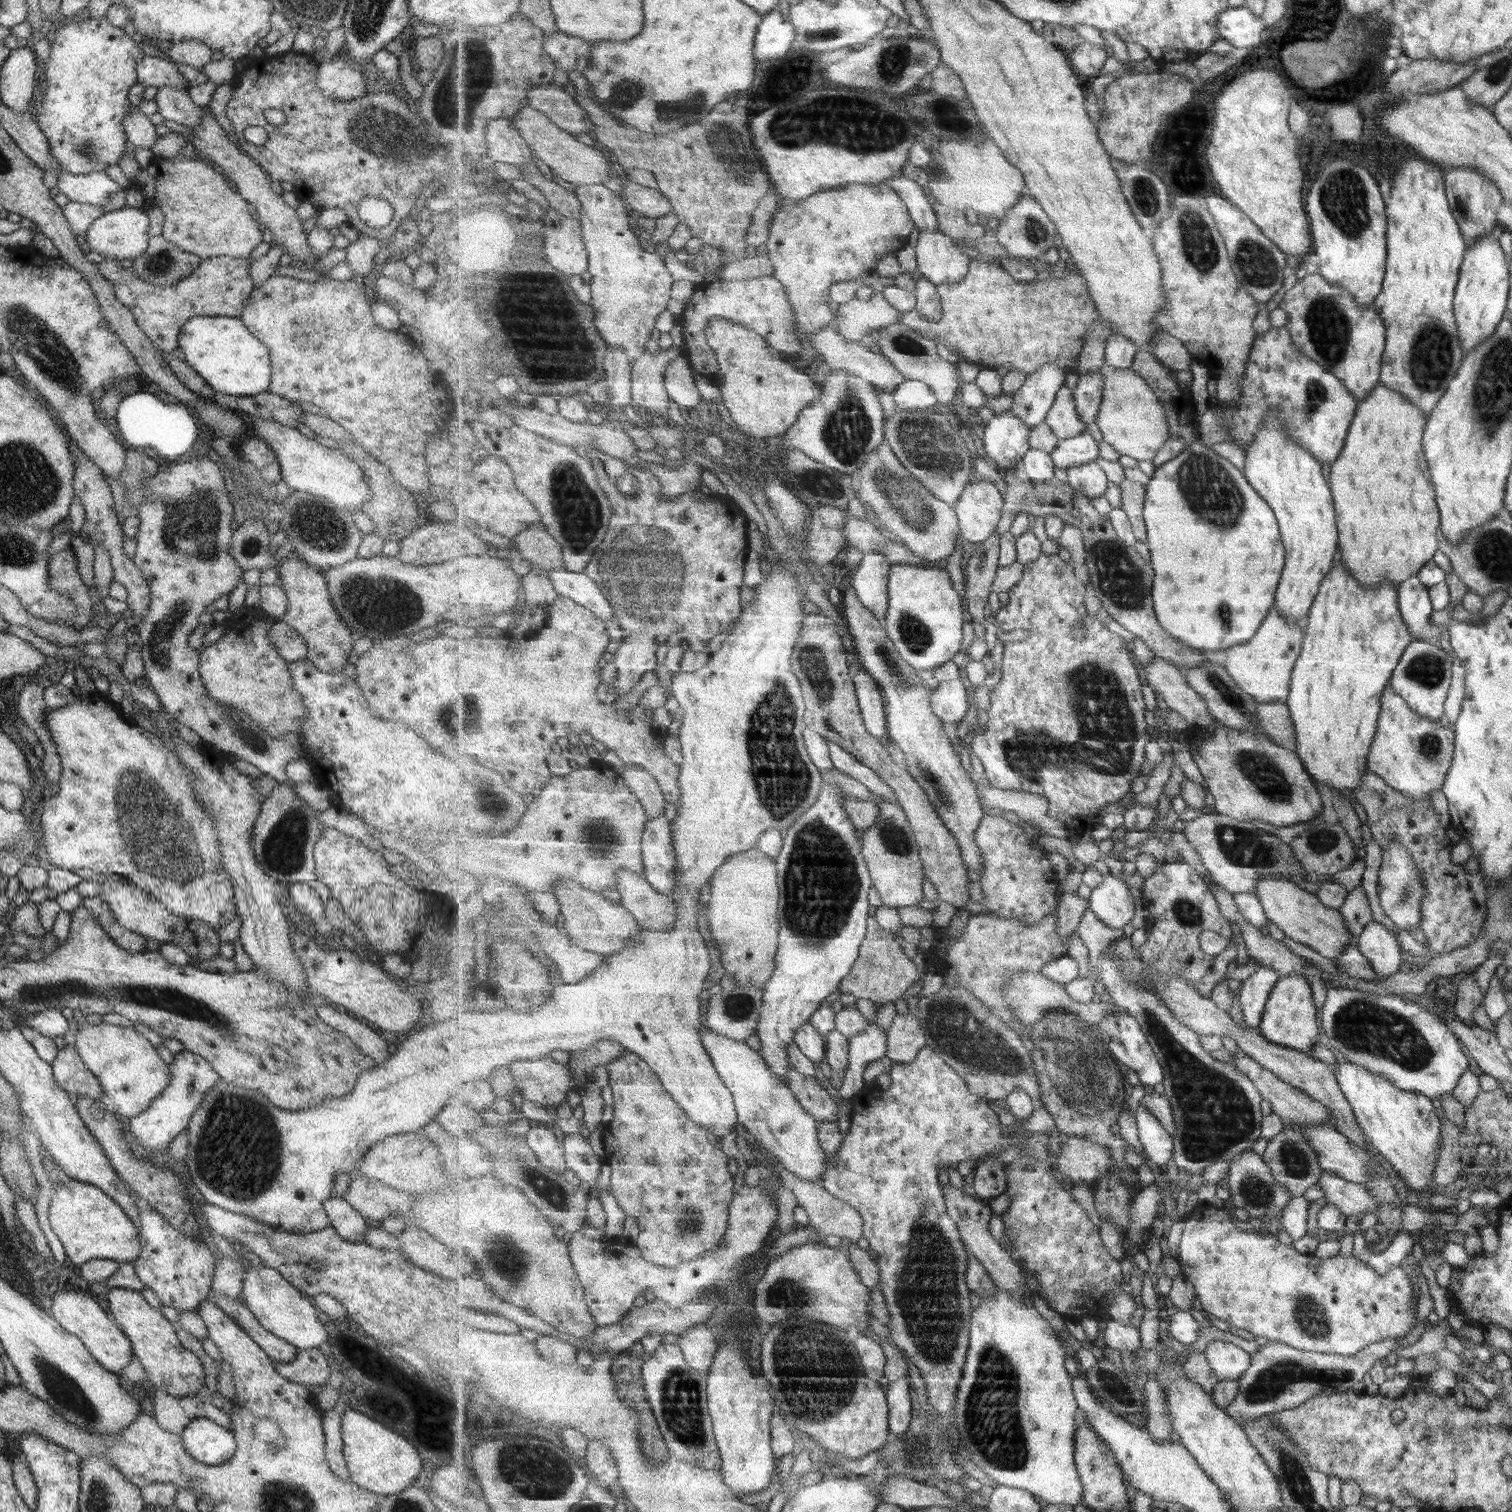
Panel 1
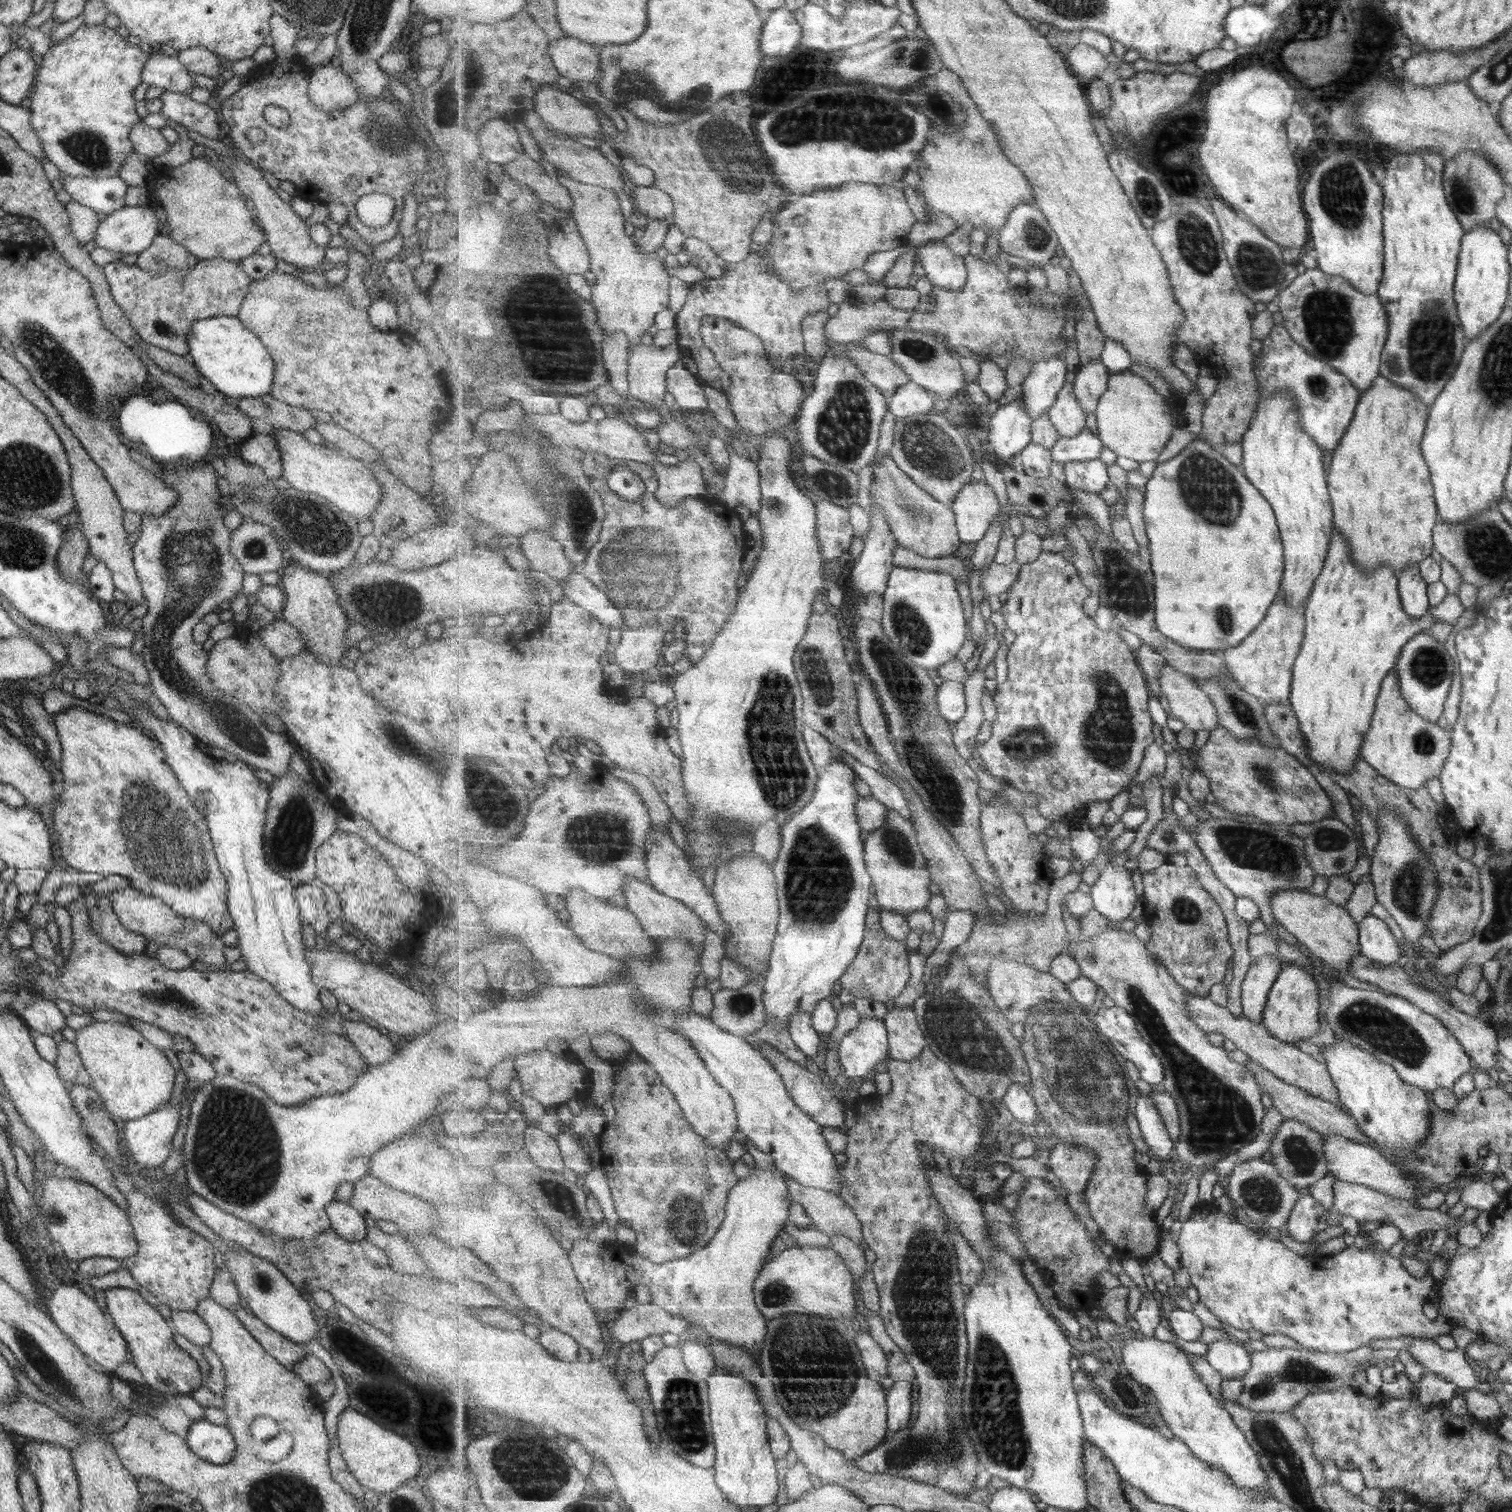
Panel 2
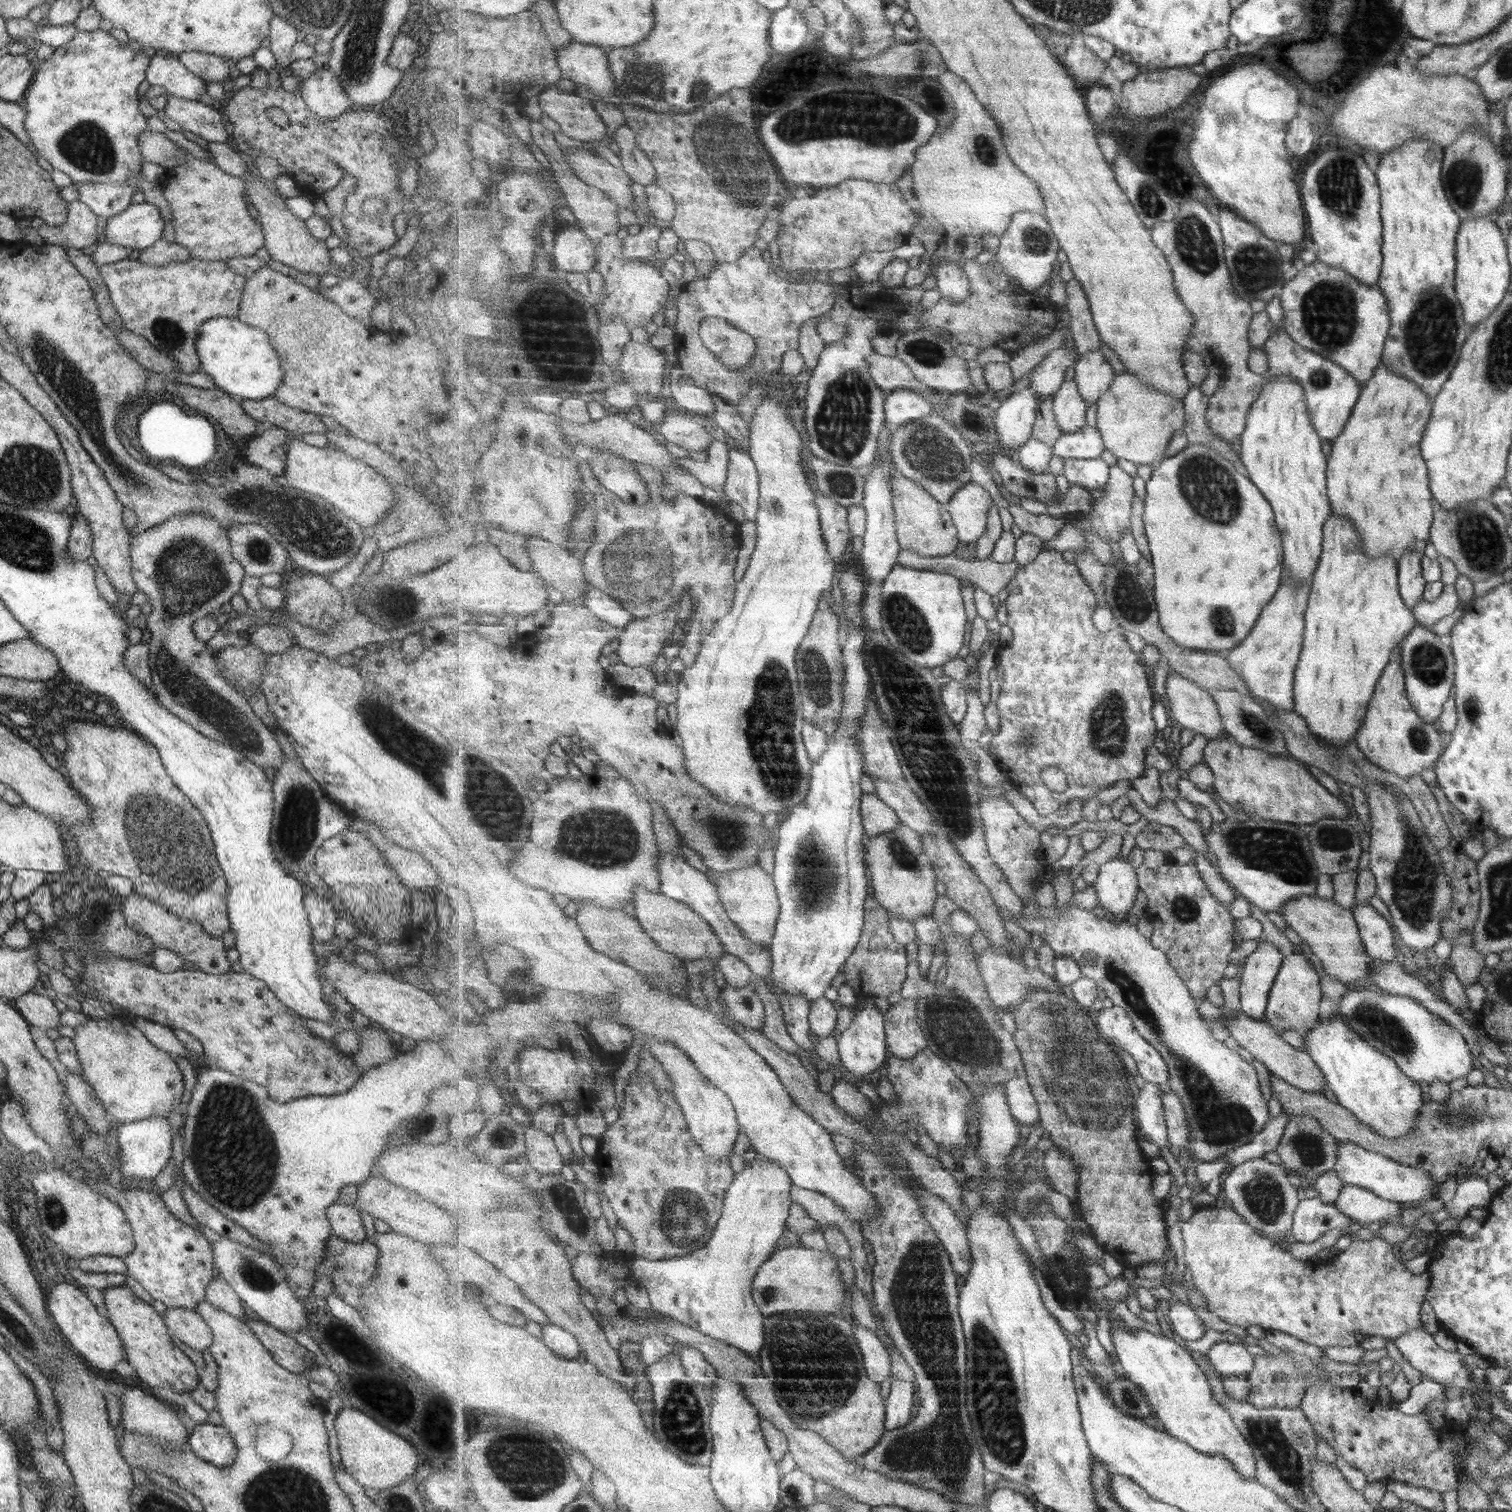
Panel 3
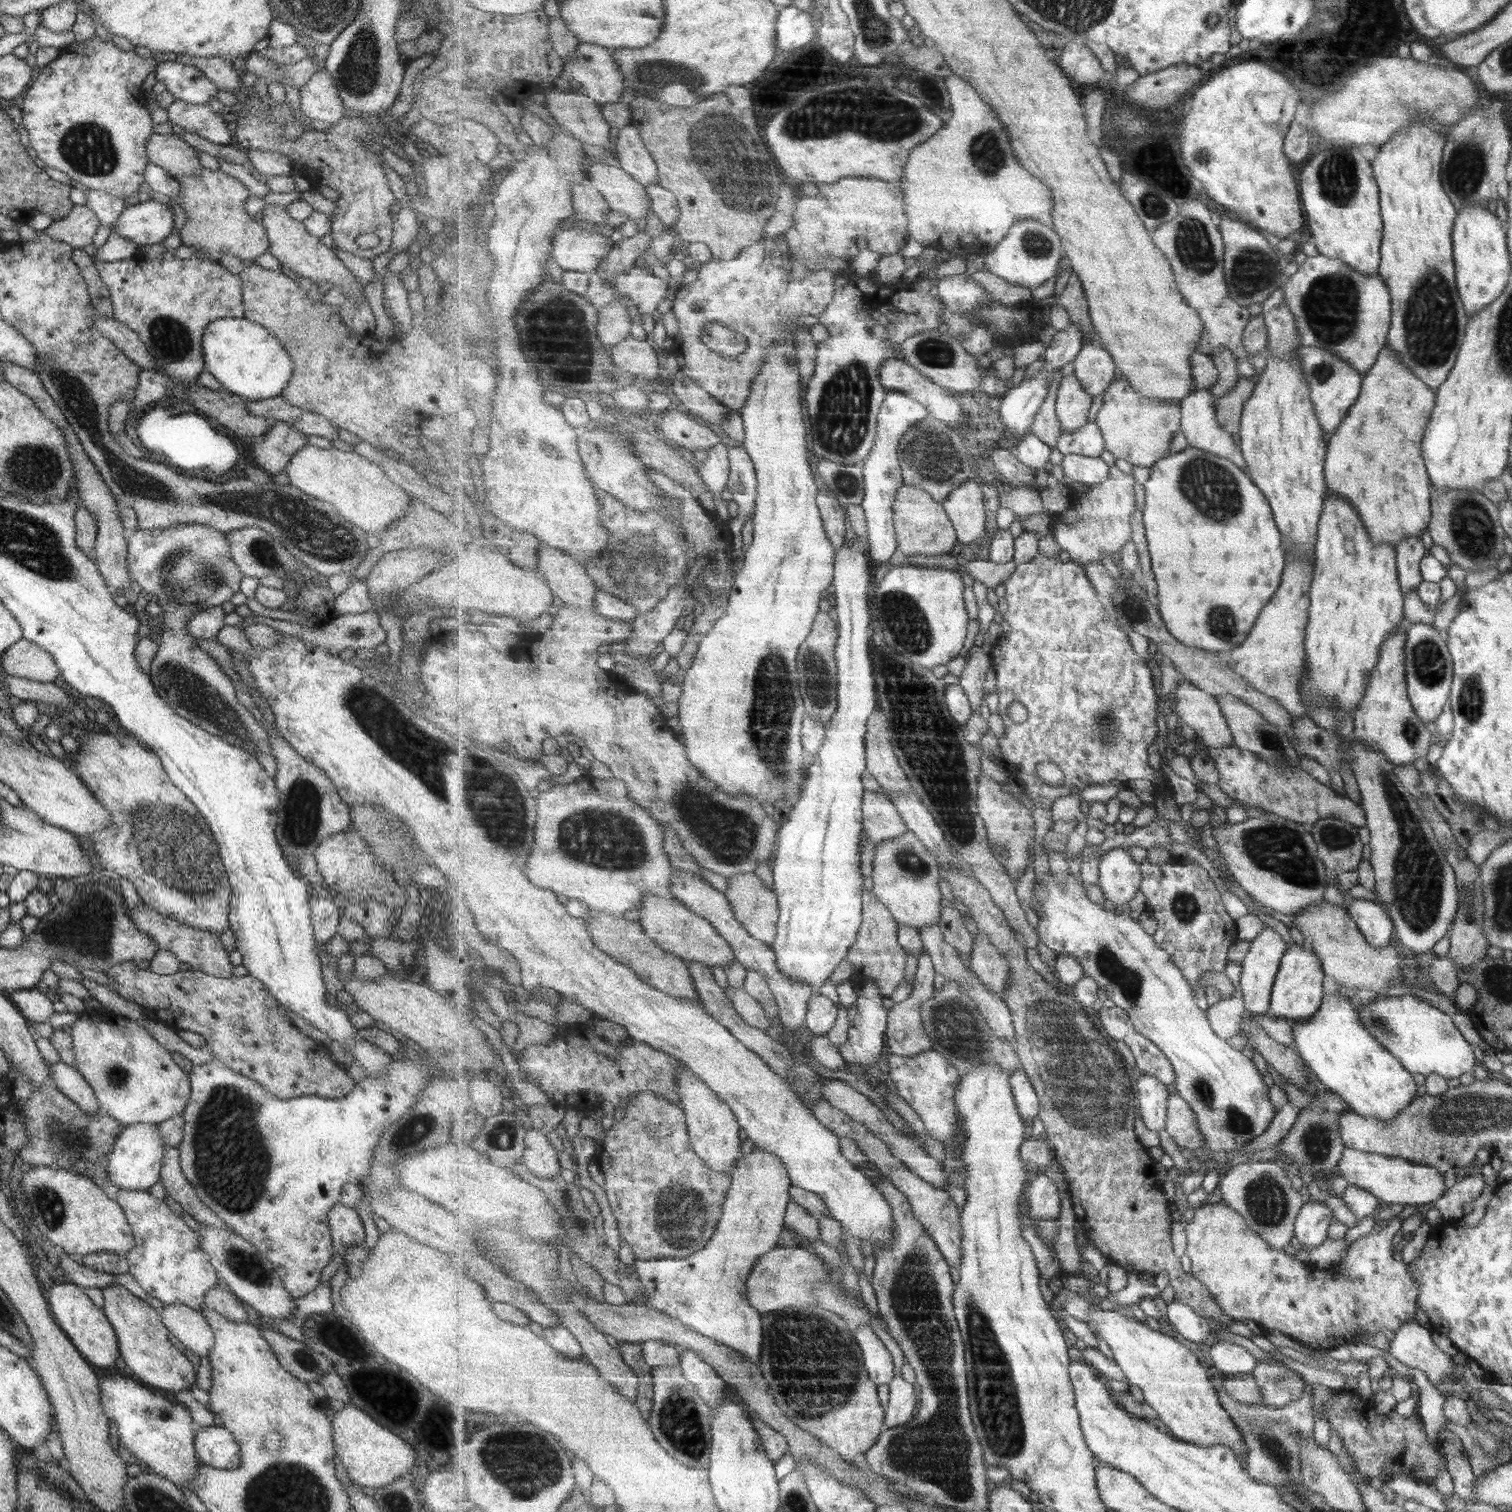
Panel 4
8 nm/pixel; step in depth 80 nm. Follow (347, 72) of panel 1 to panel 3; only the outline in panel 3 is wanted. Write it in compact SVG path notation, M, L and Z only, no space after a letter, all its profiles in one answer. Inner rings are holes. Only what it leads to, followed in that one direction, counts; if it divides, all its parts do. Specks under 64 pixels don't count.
M317 68L302 80L299 92L306 107L321 118L336 117L353 104L339 79L329 69Z

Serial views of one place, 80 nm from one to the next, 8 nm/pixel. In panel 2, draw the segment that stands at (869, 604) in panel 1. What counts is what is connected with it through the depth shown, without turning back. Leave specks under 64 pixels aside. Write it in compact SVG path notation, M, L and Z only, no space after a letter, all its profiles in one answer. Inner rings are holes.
M876 494L870 495L870 505L871 505L871 522L872 527L869 535L865 537L864 551L861 556L856 559L853 563L853 568L851 572L851 580L853 583L853 589L856 591L857 596L868 596L868 594L880 594L884 598L884 594L888 589L888 582L896 567L894 554L899 546L896 535L893 534L891 530L891 525L889 524L889 519L883 511L883 507L879 505L879 500L875 498Z

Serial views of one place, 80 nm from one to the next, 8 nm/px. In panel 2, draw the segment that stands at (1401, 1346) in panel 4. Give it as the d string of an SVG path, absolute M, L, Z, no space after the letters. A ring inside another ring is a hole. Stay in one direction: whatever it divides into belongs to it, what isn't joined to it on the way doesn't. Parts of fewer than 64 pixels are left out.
M1414 1337L1407 1347L1408 1354L1420 1364L1423 1371L1437 1374L1459 1389L1474 1389L1485 1395L1490 1394L1490 1386L1487 1382L1479 1382L1465 1354L1459 1349L1443 1350L1433 1340Z

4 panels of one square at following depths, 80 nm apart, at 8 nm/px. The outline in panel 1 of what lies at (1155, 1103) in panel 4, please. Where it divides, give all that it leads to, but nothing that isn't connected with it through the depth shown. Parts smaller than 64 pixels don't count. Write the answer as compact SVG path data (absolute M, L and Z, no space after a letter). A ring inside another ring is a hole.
M1139 1105L1135 1114L1138 1124L1138 1137L1143 1146L1143 1155L1151 1162L1163 1166L1174 1156L1172 1134L1161 1125L1159 1119L1146 1108Z

